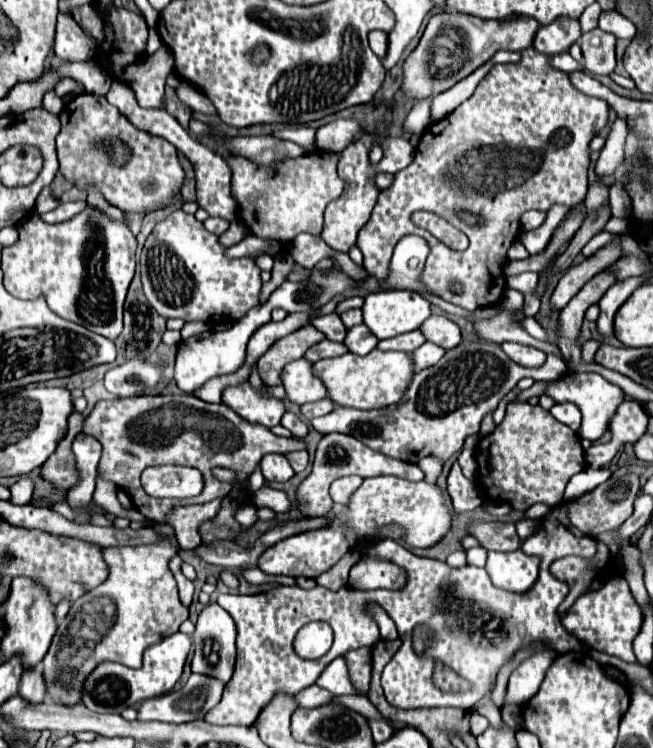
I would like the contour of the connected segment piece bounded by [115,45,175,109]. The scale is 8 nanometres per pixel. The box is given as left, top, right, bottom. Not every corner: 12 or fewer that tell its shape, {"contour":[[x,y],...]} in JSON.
{"contour":[[167,45],[127,65],[115,79],[131,85],[143,109],[163,109],[173,73]]}

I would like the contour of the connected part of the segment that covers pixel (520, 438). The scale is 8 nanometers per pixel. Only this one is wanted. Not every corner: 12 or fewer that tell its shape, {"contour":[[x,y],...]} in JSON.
{"contour":[[509,403],[479,443],[479,487],[519,511],[563,503],[579,435]]}

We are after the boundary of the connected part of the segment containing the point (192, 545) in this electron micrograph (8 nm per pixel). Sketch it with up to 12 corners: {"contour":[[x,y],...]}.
{"contour":[[223,499],[177,507],[167,519],[183,549],[201,545],[199,525],[213,519]]}

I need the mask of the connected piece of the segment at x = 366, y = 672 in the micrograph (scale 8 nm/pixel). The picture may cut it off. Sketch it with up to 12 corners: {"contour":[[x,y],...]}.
{"contour":[[371,649],[345,653],[355,689],[369,691]]}

